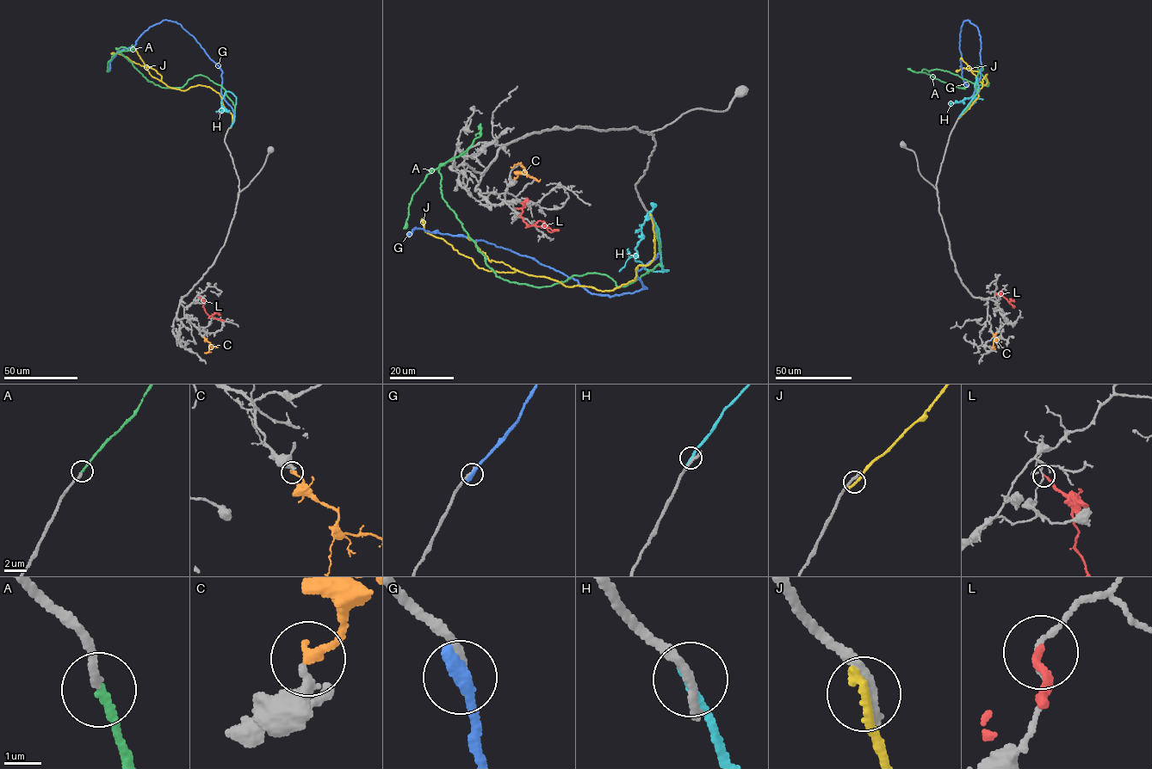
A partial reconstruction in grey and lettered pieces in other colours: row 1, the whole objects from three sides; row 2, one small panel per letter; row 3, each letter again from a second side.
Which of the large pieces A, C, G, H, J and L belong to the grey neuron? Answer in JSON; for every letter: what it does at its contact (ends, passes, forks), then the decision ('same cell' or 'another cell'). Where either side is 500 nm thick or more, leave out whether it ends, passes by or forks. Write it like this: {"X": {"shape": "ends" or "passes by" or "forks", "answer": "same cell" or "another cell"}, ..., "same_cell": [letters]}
{"A": {"shape": "ends", "answer": "same cell"}, "C": {"shape": "ends", "answer": "same cell"}, "G": {"shape": "ends", "answer": "another cell"}, "H": {"shape": "ends", "answer": "another cell"}, "J": {"shape": "ends", "answer": "another cell"}, "L": {"shape": "ends", "answer": "another cell"}, "same_cell": ["A", "C"]}

